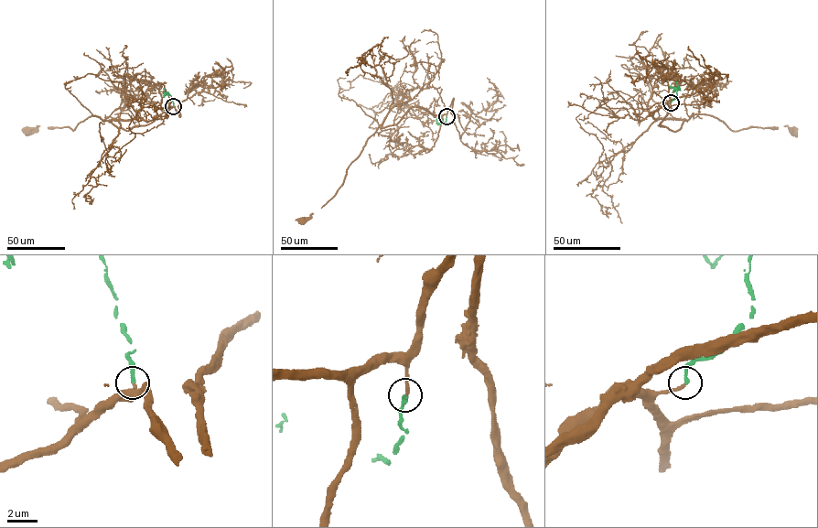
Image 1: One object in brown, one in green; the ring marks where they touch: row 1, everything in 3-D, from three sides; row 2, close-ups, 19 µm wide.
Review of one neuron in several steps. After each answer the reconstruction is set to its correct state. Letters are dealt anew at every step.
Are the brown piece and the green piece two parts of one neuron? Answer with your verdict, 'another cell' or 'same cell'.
same cell

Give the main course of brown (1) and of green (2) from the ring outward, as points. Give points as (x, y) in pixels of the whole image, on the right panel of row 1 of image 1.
1: (671, 102), (659, 125), (673, 131), (696, 114), (715, 116), (734, 131), (793, 130)
2: (671, 102), (680, 89), (675, 81)

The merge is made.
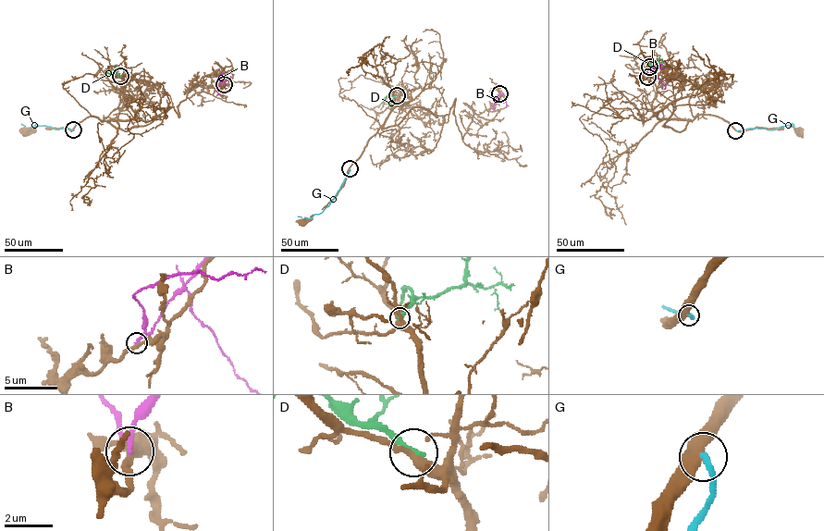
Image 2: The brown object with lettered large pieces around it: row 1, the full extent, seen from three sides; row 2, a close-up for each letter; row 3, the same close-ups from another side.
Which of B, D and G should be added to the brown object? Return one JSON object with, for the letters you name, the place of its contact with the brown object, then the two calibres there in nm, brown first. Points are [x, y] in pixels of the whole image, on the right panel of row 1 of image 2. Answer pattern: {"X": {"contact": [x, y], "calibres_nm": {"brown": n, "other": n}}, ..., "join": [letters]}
{"join": []}

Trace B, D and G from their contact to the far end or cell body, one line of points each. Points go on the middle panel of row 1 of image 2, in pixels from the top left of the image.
B: (499, 93), (493, 107)
D: (397, 95), (387, 95), (381, 104)
G: (350, 168), (333, 199), (322, 212), (309, 218), (297, 216)

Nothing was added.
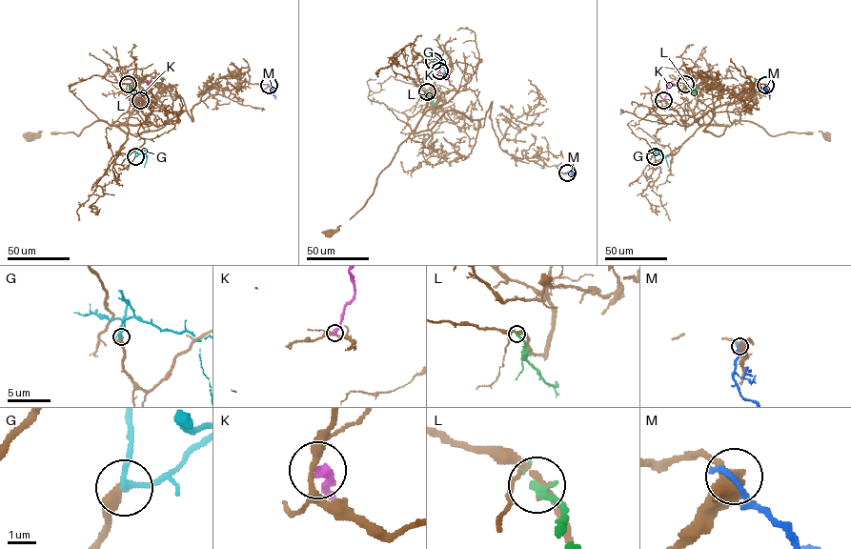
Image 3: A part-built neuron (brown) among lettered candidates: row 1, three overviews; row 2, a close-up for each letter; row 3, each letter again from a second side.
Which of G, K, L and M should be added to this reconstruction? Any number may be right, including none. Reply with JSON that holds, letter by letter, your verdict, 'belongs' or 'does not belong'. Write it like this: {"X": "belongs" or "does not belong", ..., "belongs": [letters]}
{"G": "belongs", "K": "does not belong", "L": "does not belong", "M": "does not belong", "belongs": ["G"]}

